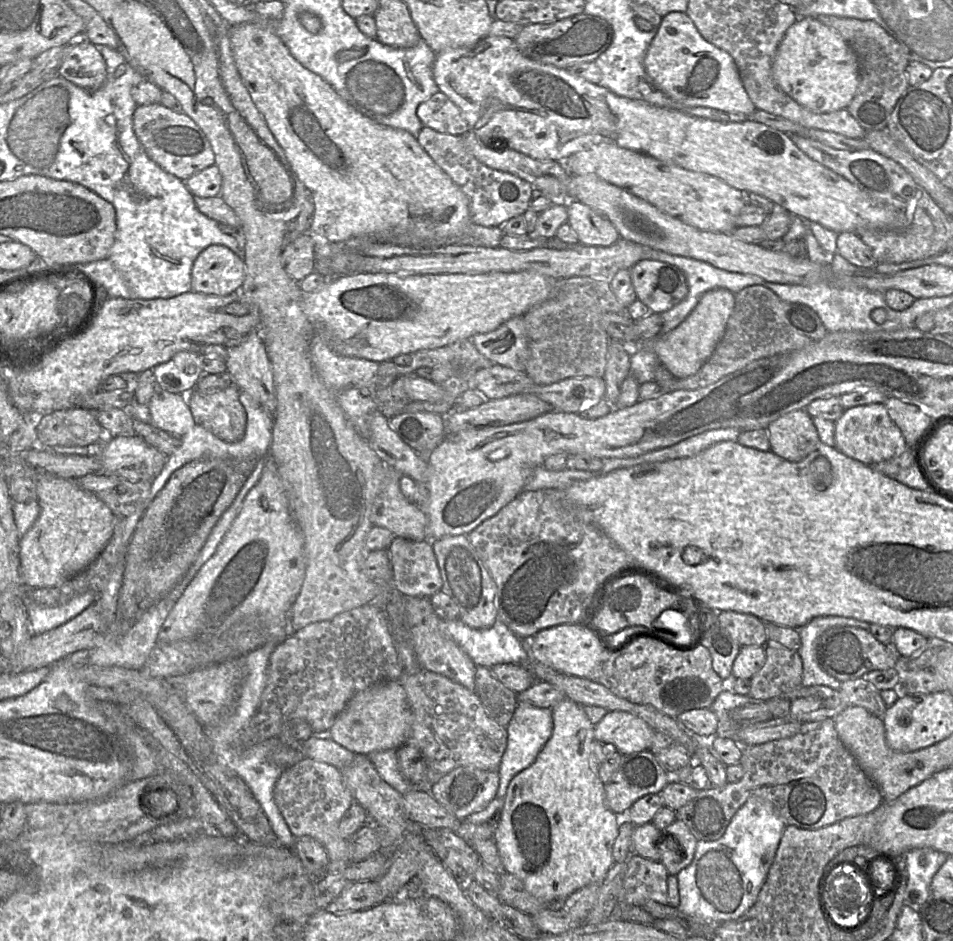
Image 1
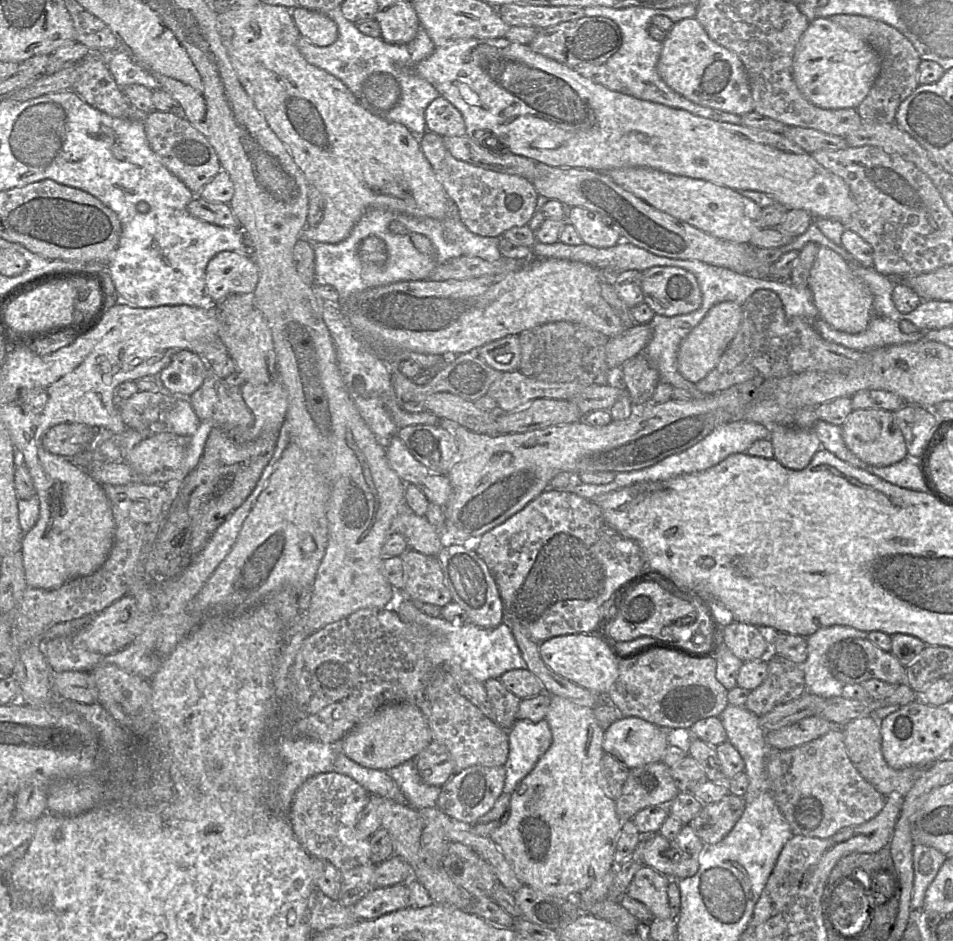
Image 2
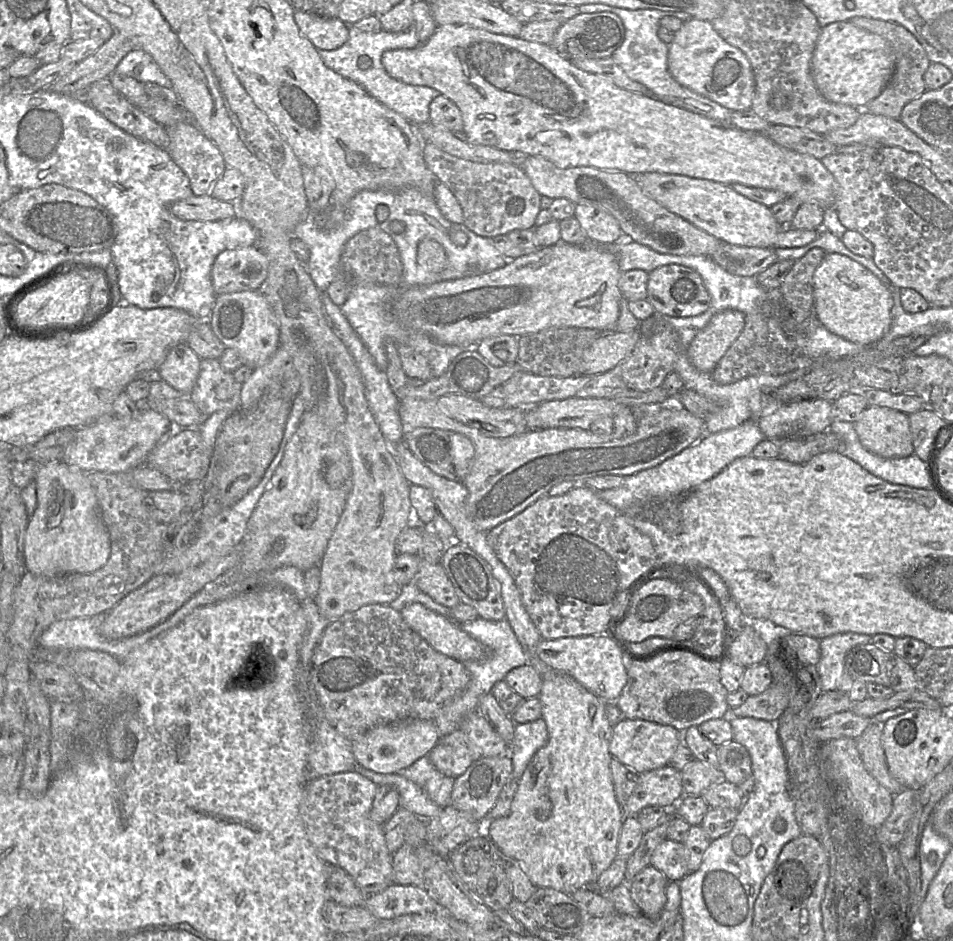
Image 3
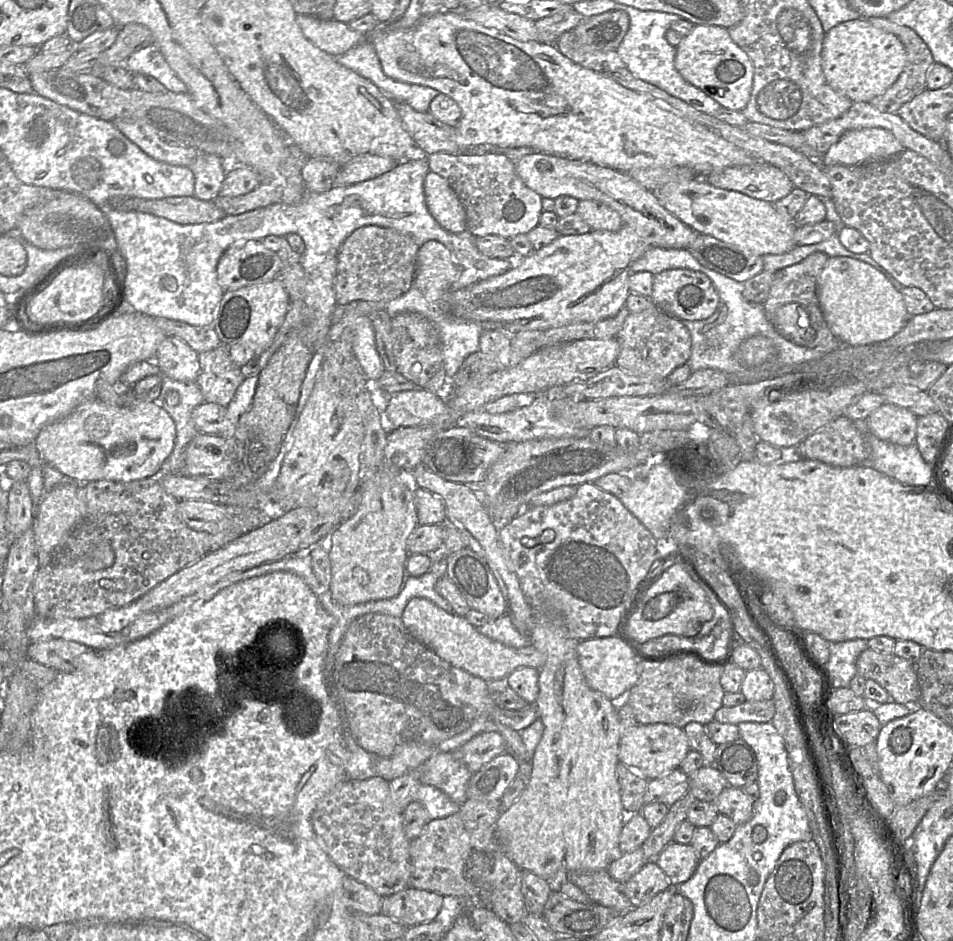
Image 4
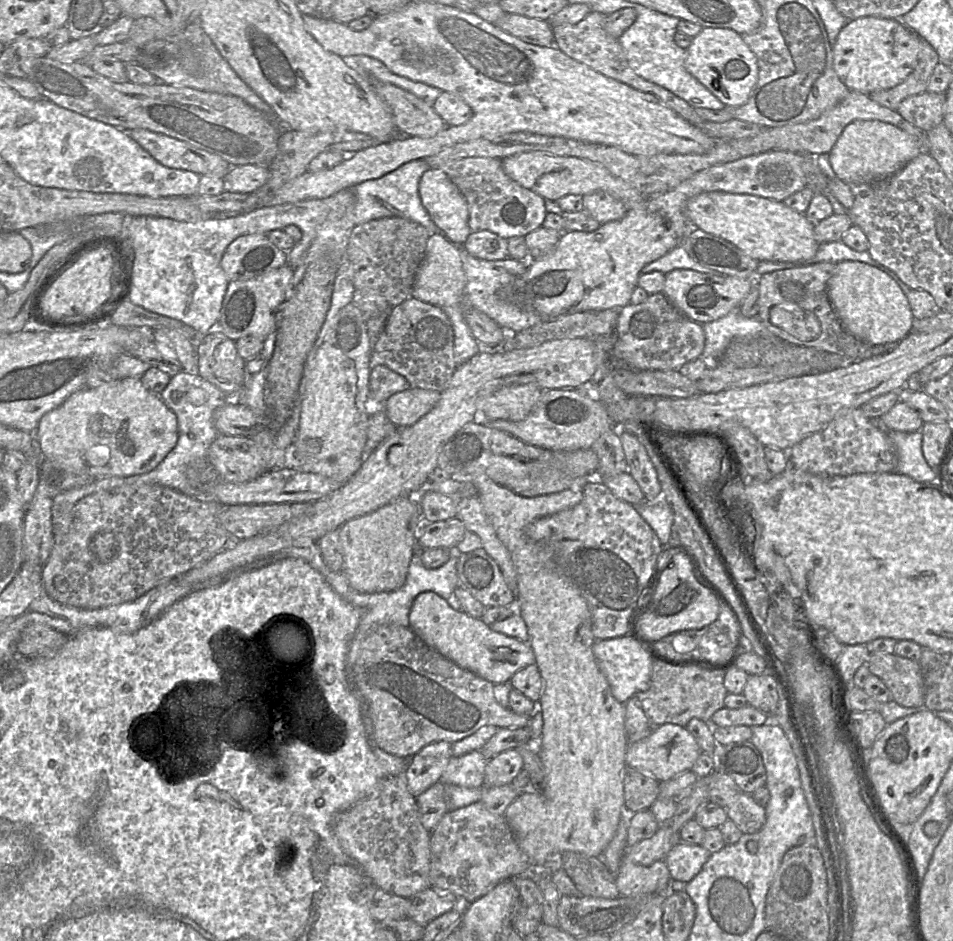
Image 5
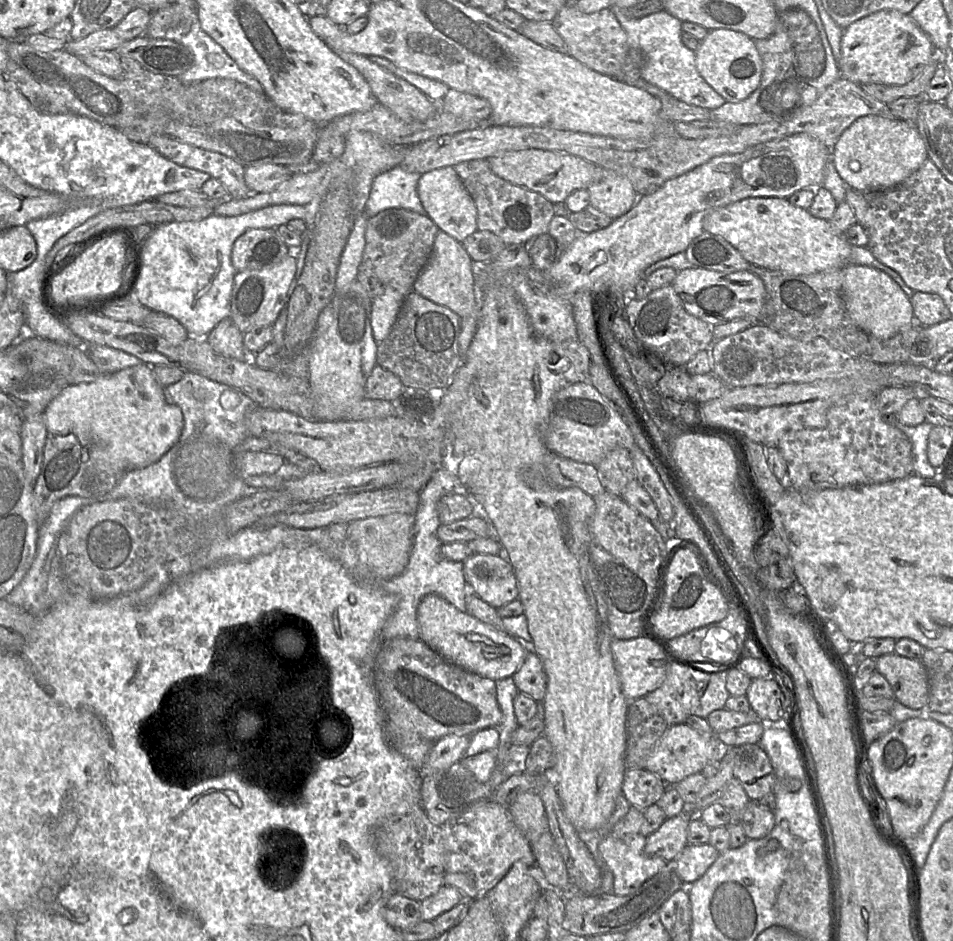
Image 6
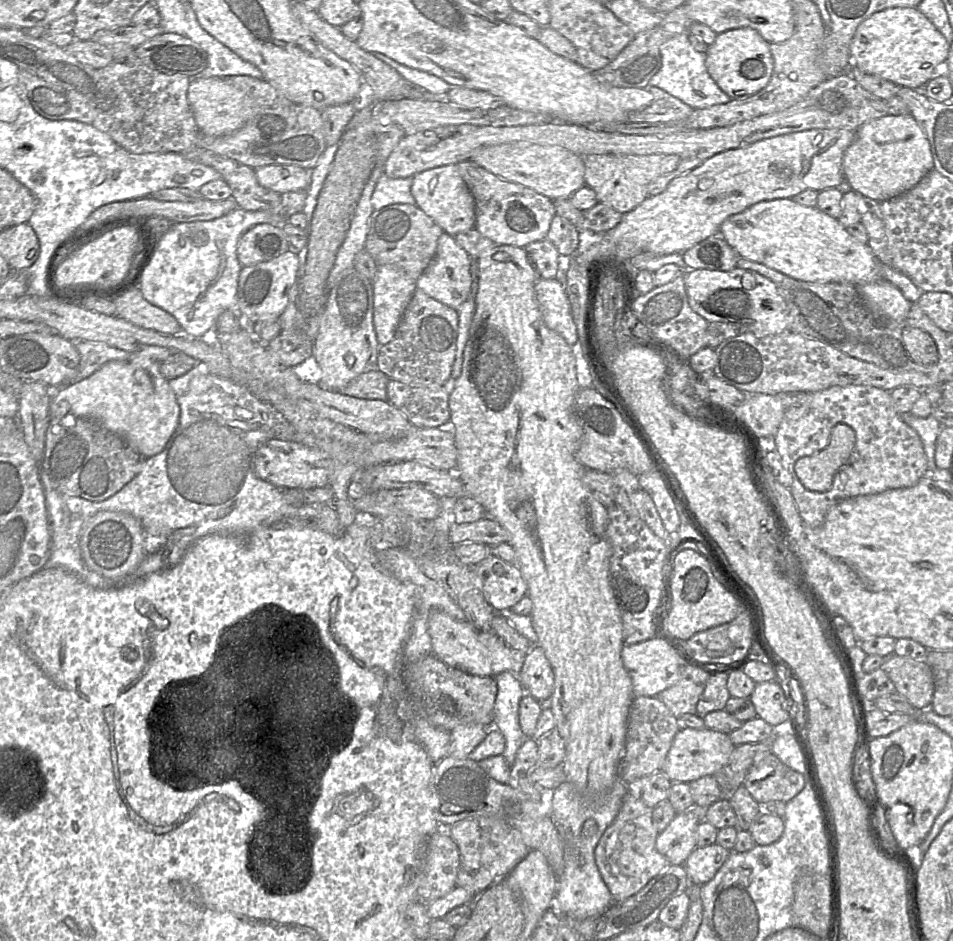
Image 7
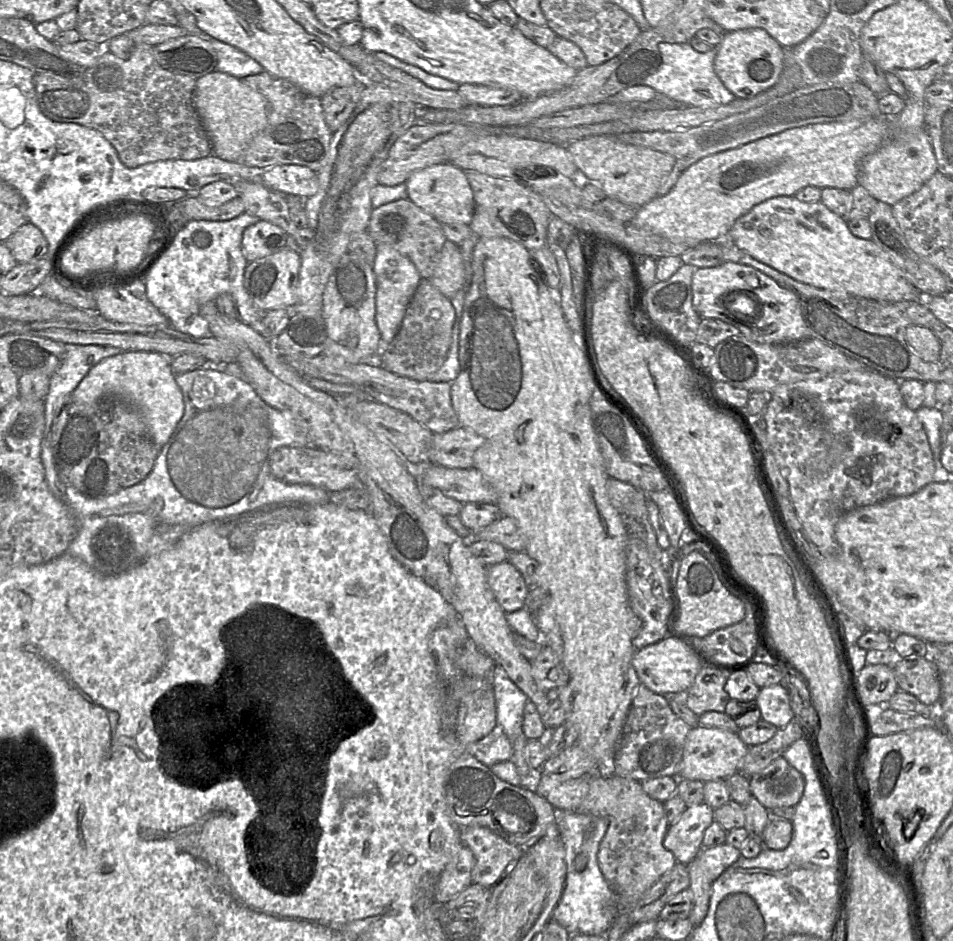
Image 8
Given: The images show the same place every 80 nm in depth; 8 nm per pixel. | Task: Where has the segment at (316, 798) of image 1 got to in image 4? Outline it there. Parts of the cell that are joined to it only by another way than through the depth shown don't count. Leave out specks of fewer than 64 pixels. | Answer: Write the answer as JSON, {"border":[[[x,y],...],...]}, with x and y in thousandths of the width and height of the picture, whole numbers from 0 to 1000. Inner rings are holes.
{"border":[[[393,825],[353,834],[333,854],[327,875],[346,913],[363,930],[404,953],[429,943],[431,893],[425,885],[422,864],[411,853],[408,830]]]}

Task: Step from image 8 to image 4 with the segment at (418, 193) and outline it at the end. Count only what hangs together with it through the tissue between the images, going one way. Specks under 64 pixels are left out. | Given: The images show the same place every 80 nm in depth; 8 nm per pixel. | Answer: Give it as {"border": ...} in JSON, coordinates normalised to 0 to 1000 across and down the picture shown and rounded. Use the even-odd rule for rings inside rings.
{"border":[[[449,183],[445,207],[450,225],[463,241],[476,249],[490,244],[488,220],[467,189]]]}

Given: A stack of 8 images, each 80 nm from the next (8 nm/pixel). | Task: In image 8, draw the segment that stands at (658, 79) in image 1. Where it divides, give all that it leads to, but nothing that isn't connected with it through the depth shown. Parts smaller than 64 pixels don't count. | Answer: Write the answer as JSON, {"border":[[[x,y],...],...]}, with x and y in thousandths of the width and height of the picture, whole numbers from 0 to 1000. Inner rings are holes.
{"border":[[[776,31],[762,34],[751,51],[749,75],[760,91],[774,105],[789,104],[811,91],[821,75],[823,50],[803,32]]]}

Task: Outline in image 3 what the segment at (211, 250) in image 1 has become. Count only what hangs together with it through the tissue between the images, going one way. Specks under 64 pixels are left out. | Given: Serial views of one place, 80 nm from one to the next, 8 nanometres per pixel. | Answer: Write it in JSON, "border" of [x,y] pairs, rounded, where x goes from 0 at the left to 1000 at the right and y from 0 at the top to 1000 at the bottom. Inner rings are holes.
{"border":[[[261,262],[232,268],[221,287],[222,302],[228,315],[271,308],[281,292],[282,277],[274,265]]]}

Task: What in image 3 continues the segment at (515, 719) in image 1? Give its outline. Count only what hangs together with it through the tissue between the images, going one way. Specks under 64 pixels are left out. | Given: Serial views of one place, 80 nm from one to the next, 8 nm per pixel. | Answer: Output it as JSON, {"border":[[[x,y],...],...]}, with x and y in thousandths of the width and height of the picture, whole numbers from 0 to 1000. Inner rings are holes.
{"border":[[[570,763],[540,769],[539,785],[534,803],[538,814],[538,828],[545,829],[560,801],[575,787],[575,775]]]}

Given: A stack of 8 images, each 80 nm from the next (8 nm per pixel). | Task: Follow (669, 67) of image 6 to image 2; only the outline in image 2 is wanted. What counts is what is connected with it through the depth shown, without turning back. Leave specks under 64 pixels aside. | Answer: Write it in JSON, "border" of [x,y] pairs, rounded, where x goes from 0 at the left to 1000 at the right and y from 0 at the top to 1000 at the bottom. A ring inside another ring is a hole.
{"border":[[[724,2],[720,5],[716,5],[712,7],[704,9],[704,10],[683,10],[677,7],[663,6],[658,9],[641,9],[636,6],[619,6],[619,7],[629,7],[629,11],[617,12],[615,17],[635,17],[637,19],[642,20],[651,30],[653,37],[653,45],[650,52],[636,65],[636,69],[638,72],[644,78],[646,83],[651,86],[654,91],[654,99],[674,105],[678,107],[683,107],[687,109],[693,109],[699,112],[701,114],[718,116],[726,121],[740,124],[743,126],[747,126],[750,129],[765,130],[770,132],[778,131],[778,123],[773,121],[769,121],[766,119],[762,119],[759,117],[746,115],[743,113],[731,111],[718,102],[711,100],[707,96],[705,96],[700,89],[694,84],[690,75],[689,75],[689,67],[695,54],[695,45],[689,44],[684,40],[680,34],[680,29],[684,26],[684,19],[688,16],[695,16],[703,19],[707,24],[715,22],[719,19],[728,19],[730,16],[730,5],[729,2]]]}

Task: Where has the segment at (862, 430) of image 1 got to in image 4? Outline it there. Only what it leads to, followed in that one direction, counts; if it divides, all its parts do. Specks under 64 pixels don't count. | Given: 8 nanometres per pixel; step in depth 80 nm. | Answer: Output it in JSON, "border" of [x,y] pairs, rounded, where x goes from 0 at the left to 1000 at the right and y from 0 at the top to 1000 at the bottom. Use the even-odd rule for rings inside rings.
{"border":[[[929,428],[909,445],[912,460],[923,468],[953,474],[960,470],[962,442],[939,429]]]}

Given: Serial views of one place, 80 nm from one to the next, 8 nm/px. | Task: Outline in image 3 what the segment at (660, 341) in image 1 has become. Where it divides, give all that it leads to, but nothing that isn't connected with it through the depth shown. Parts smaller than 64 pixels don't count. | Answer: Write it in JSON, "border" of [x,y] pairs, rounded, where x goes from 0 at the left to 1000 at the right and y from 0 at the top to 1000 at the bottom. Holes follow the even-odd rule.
{"border":[[[772,329],[750,334],[721,369],[721,378],[733,394],[747,395],[778,355],[782,335]]]}

